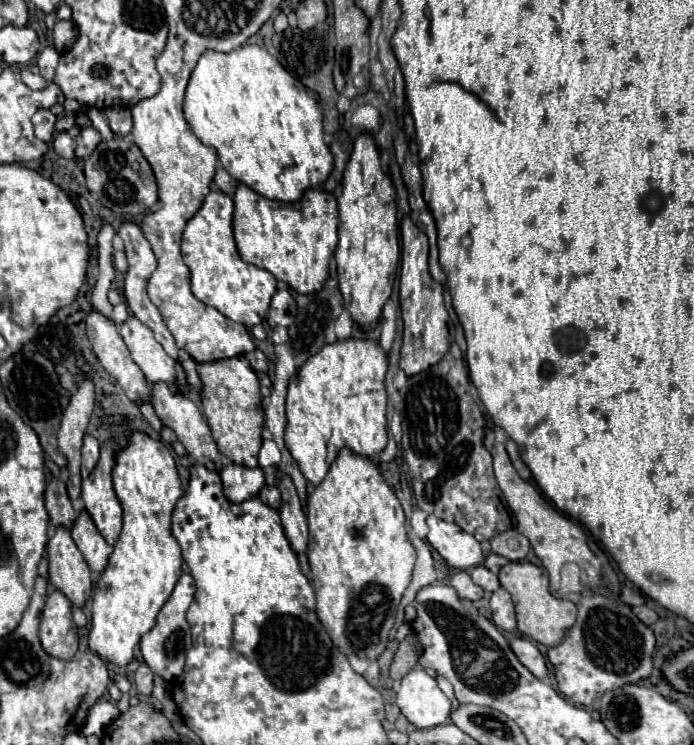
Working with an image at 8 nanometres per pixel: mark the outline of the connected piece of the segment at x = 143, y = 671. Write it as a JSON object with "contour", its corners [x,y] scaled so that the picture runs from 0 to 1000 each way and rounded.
{"contour":[[[203,890],[195,903],[195,922],[206,933],[218,933],[218,928],[220,928],[220,903],[209,890]]]}

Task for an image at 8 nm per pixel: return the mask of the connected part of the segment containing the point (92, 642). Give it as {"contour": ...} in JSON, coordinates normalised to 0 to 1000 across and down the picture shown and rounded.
{"contour":[[[192,581],[183,597],[174,600],[174,605],[169,608],[166,619],[169,624],[163,630],[163,654],[177,681],[177,713],[157,748],[157,758],[137,783],[134,828],[128,842],[128,871],[137,874],[154,890],[166,895],[180,895],[192,887],[192,877],[195,868],[200,866],[203,852],[209,852],[223,839],[229,817],[238,812],[238,807],[249,796],[255,777],[261,774],[264,750],[258,729],[246,715],[246,691],[255,670],[264,664],[264,656],[244,603],[232,592],[220,592],[209,581]]]}

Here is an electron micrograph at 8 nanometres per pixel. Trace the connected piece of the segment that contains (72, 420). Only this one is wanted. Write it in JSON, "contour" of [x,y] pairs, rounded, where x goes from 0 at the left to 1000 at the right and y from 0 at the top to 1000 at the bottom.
{"contour":[[[125,509],[102,533],[99,546],[94,549],[88,576],[82,581],[85,589],[85,603],[97,613],[97,627],[99,627],[99,648],[97,659],[102,672],[111,672],[117,667],[117,597],[120,597],[120,584],[131,560],[137,544],[137,528],[134,528],[134,514]]]}

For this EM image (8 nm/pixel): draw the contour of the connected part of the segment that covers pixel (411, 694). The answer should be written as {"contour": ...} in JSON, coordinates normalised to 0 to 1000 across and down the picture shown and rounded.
{"contour":[[[601,895],[589,901],[575,922],[572,946],[592,973],[601,979],[621,979],[647,965],[650,941],[630,922],[624,906]]]}

